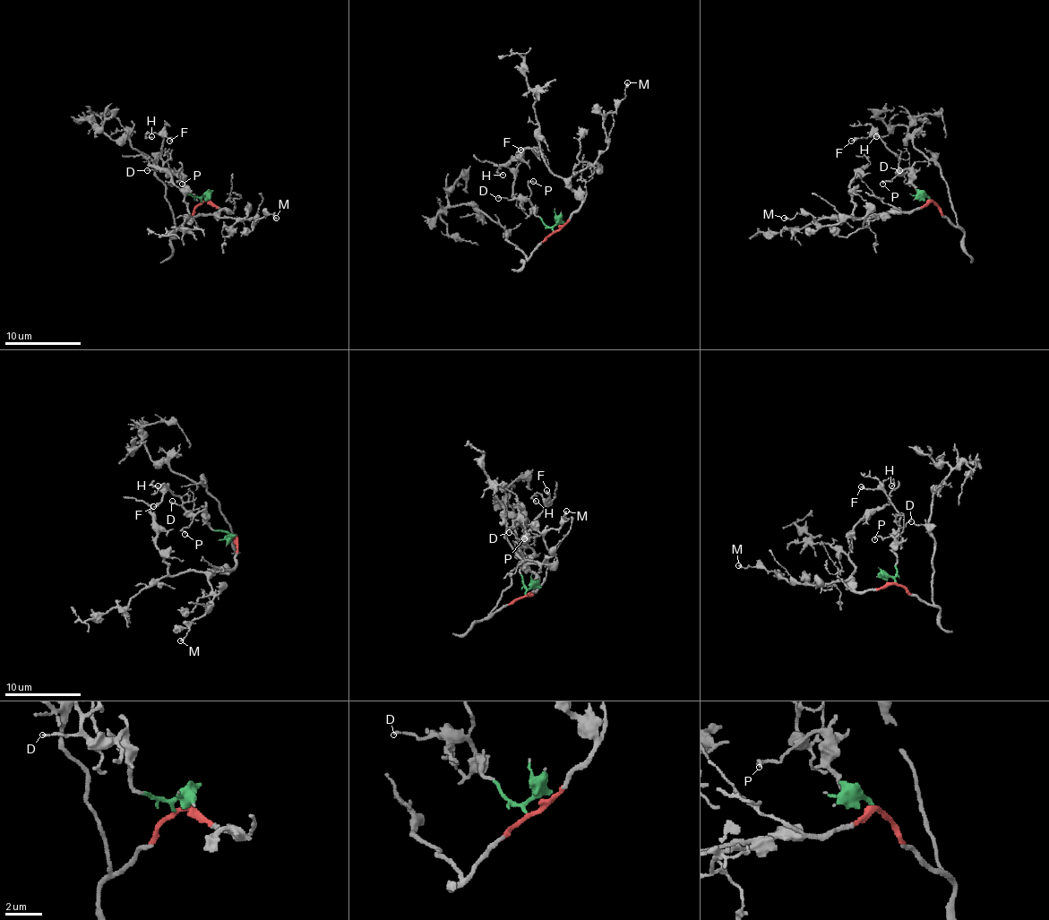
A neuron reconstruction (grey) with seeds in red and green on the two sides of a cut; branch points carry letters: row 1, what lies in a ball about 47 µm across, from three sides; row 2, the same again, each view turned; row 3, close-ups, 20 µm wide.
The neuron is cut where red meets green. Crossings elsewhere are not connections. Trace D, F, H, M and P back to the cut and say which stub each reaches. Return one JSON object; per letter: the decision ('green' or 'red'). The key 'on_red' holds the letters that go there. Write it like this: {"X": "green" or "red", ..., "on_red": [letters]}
{"D": "green", "F": "green", "H": "green", "M": "red", "P": "green", "on_red": ["M"]}

